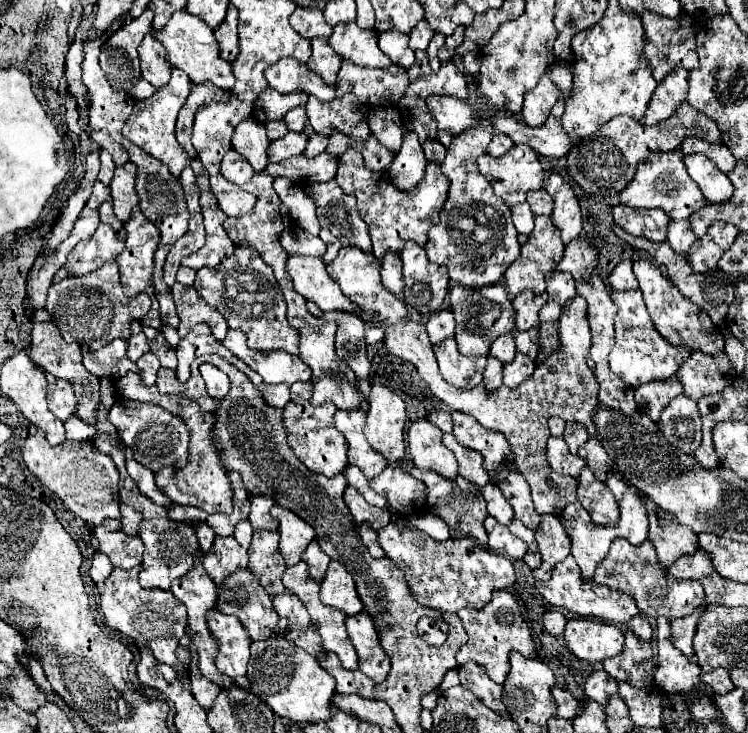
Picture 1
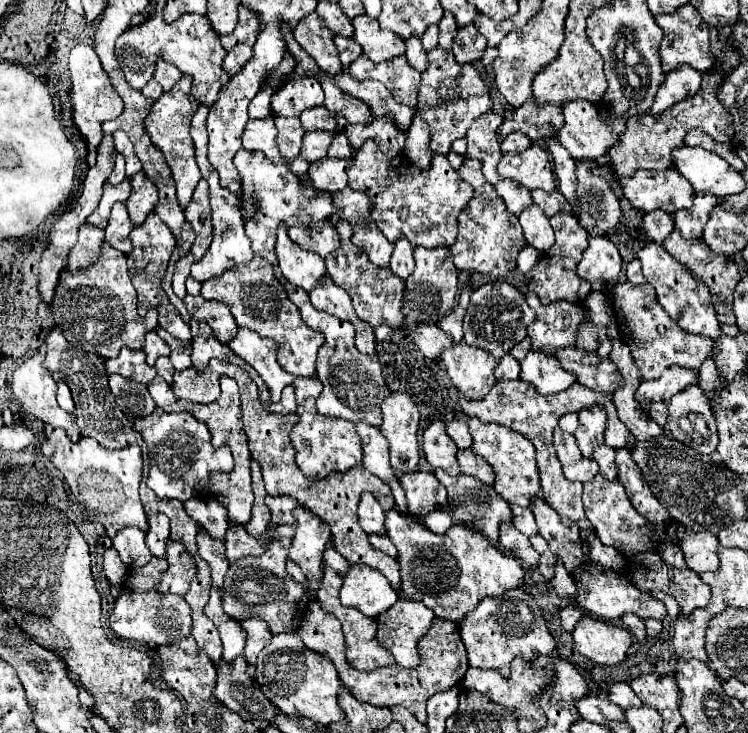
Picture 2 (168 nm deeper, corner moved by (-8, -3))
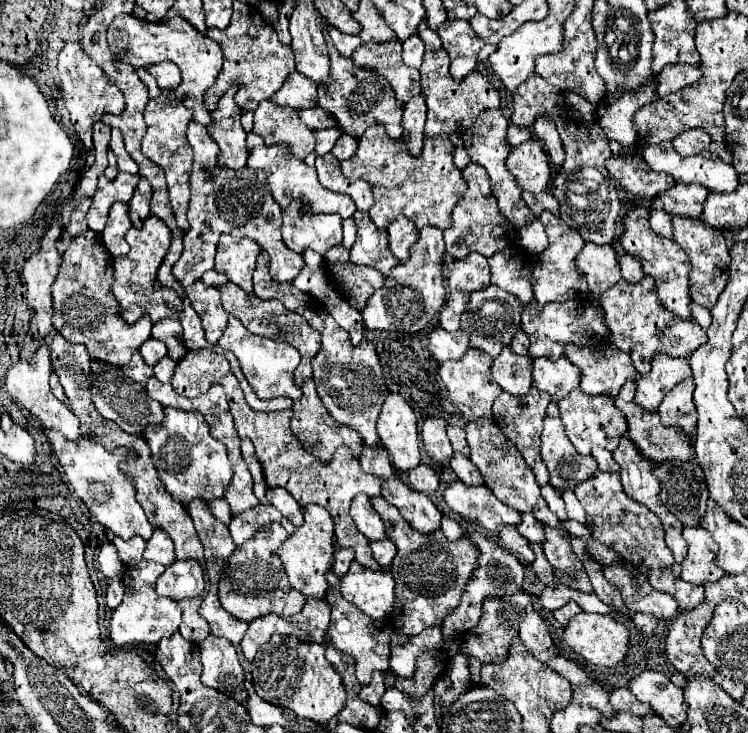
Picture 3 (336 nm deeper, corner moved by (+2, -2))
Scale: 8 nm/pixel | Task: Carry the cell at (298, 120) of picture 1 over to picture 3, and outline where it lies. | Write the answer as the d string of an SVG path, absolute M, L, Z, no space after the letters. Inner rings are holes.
M318 106L300 110L298 116L300 116L300 120L302 120L310 130L322 130L322 128L332 128L332 126L336 126L336 120L332 118L332 114L324 112L324 110L318 108Z

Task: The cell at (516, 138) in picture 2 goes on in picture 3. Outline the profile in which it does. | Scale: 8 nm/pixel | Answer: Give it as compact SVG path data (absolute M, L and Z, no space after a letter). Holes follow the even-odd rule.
M510 124L510 126L508 126L508 138L506 138L506 140L508 140L508 144L510 144L512 148L514 148L514 146L520 146L522 142L530 140L530 130Z

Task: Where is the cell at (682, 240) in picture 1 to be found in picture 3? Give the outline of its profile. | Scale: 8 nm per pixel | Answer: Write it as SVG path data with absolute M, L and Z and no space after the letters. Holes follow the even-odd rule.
M676 184L672 190L660 194L660 202L662 202L662 210L666 210L670 216L700 218L706 196L708 190L704 190L704 186Z

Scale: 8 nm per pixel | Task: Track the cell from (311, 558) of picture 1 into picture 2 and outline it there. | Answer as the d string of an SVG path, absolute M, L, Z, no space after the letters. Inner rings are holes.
M328 547L326 549L326 555L324 555L324 563L328 565L328 567L332 567L334 571L338 571L338 575L346 575L346 571L348 571L348 567L350 567L350 563L334 549L334 547Z

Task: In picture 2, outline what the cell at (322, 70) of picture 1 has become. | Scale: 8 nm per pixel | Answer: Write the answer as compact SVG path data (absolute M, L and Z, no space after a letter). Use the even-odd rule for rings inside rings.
M336 35L336 47L338 47L340 61L342 61L344 69L346 69L358 55L362 55L362 47L360 47L354 39L346 39L346 37Z

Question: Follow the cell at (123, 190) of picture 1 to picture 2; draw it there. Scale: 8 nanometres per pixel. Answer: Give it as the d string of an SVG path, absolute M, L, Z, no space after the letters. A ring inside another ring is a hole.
M140 171L132 177L132 187L134 187L134 191L132 191L130 199L126 201L126 207L128 207L132 223L142 225L144 219L148 217L148 213L152 213L158 203L158 189L144 175L144 171Z

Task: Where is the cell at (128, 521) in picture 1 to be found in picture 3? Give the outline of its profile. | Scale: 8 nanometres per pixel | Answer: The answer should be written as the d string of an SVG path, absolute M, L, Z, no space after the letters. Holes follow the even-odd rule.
M154 530L152 538L148 540L146 544L146 550L144 550L144 558L146 560L152 560L152 562L158 562L158 564L172 564L174 562L174 546L172 546L172 540L160 532L160 530Z

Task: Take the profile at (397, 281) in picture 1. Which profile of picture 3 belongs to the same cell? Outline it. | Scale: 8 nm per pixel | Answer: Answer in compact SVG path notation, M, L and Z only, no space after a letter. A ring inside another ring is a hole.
M400 216L388 226L388 248L400 264L408 260L408 248L414 244L414 240L418 240L418 230L408 218Z

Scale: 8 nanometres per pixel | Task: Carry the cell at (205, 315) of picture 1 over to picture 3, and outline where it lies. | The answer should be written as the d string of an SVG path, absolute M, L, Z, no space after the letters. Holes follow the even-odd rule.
M198 280L186 290L186 298L190 300L192 308L202 318L206 340L215 345L228 324L228 314L224 312L222 304L220 304L220 292L212 286L204 286Z

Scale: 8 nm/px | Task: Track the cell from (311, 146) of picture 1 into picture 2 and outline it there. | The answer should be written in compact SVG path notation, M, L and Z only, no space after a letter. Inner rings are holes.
M336 133L336 137L334 137L334 143L330 145L328 157L348 159L348 157L354 157L354 153L356 153L356 151L352 149L352 145L350 145L348 137L346 137L346 135L342 135L342 133Z

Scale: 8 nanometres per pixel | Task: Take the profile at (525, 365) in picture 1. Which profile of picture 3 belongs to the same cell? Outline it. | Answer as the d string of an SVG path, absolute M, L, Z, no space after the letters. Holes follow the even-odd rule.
M534 358L532 364L532 386L540 392L548 392L556 402L580 384L580 370L566 358L556 362L548 358Z

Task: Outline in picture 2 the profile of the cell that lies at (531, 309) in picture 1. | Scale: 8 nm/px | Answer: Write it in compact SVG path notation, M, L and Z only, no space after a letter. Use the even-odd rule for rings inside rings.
M528 293L526 301L536 311L536 321L528 327L534 351L554 355L556 349L576 343L576 333L584 319L584 309L578 303L554 301L542 305L534 293Z

